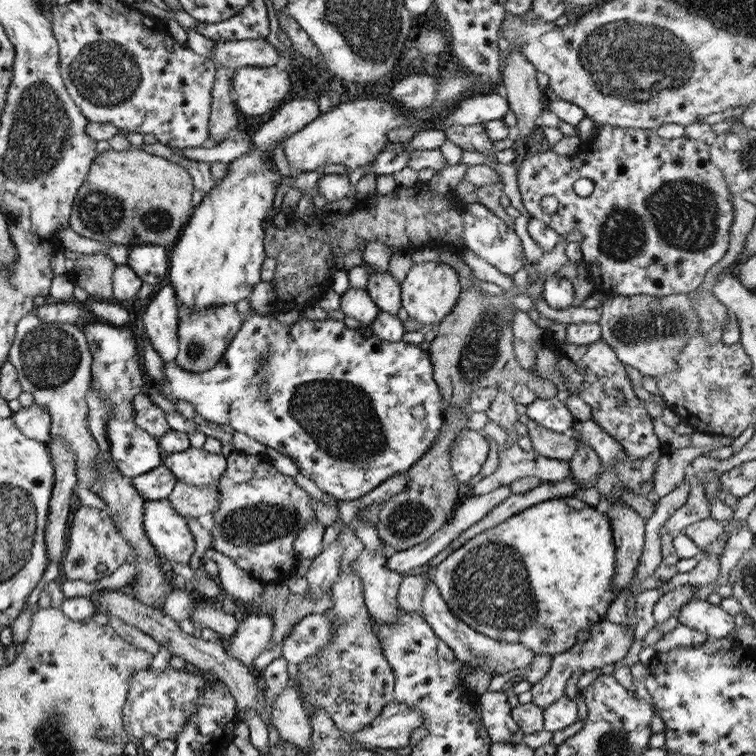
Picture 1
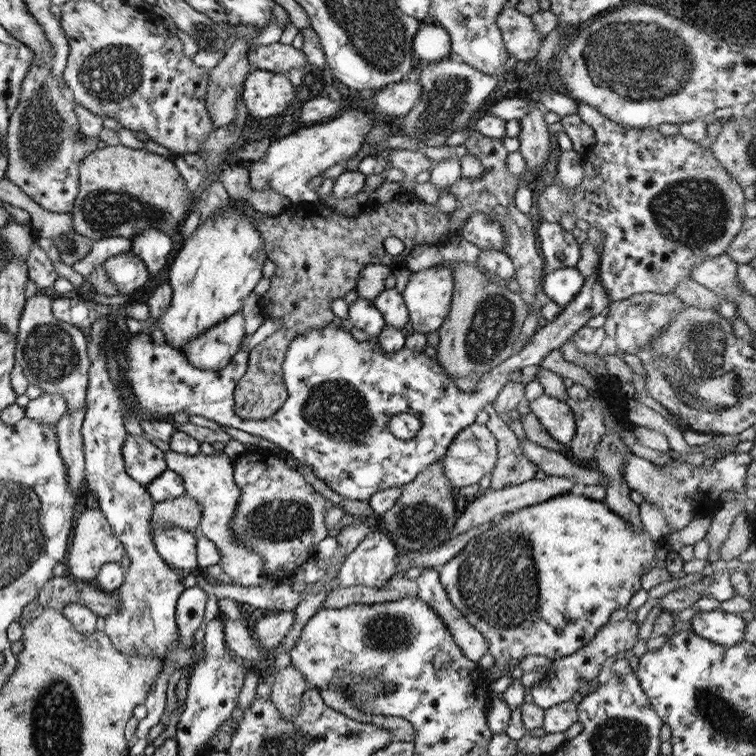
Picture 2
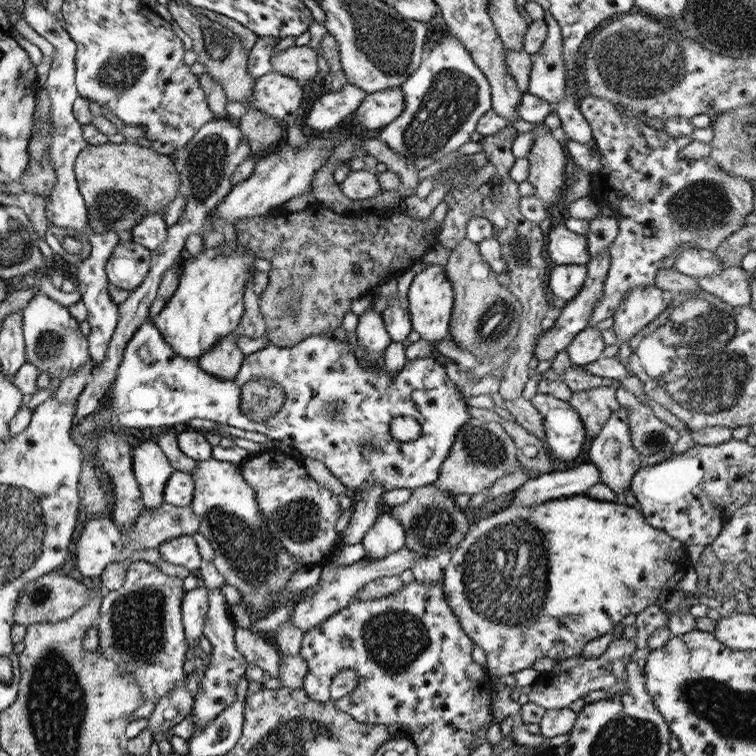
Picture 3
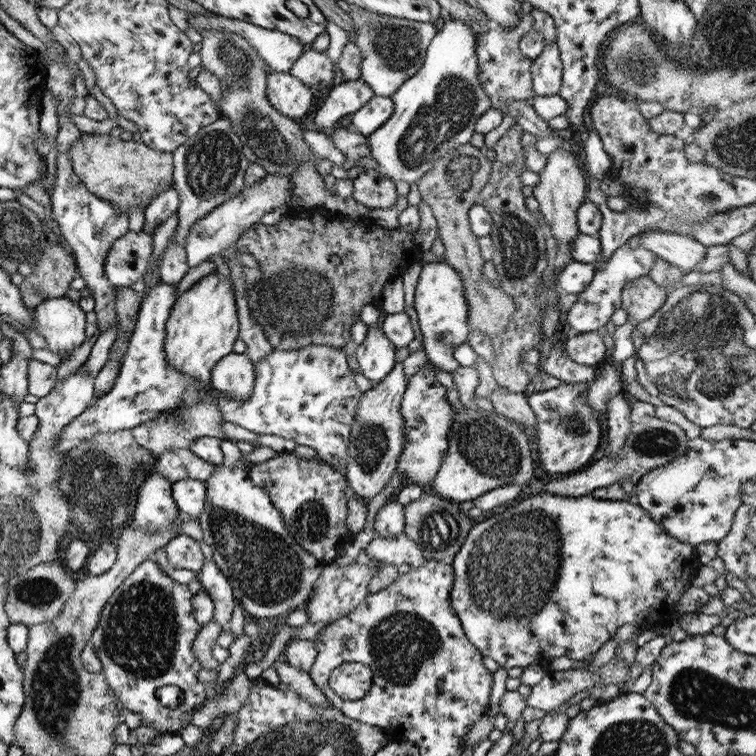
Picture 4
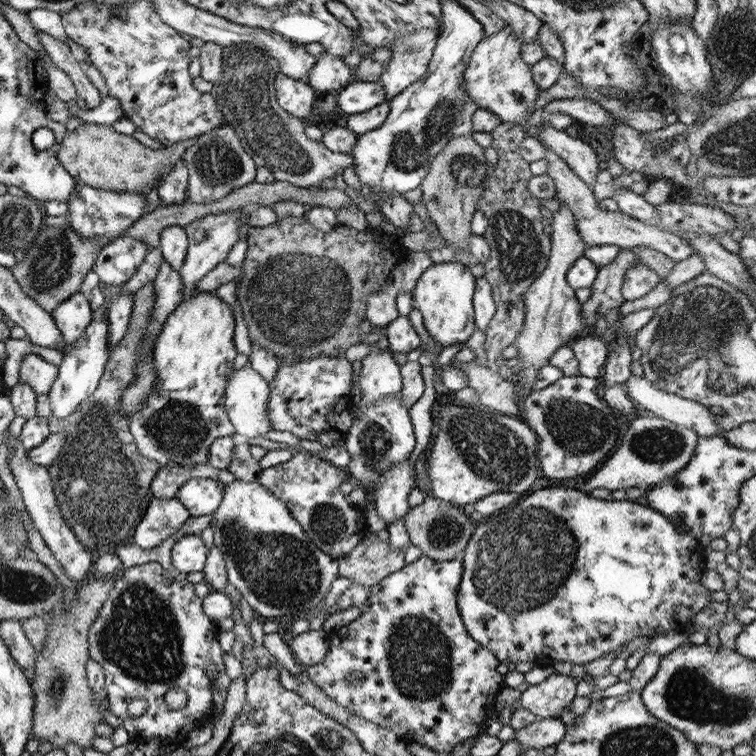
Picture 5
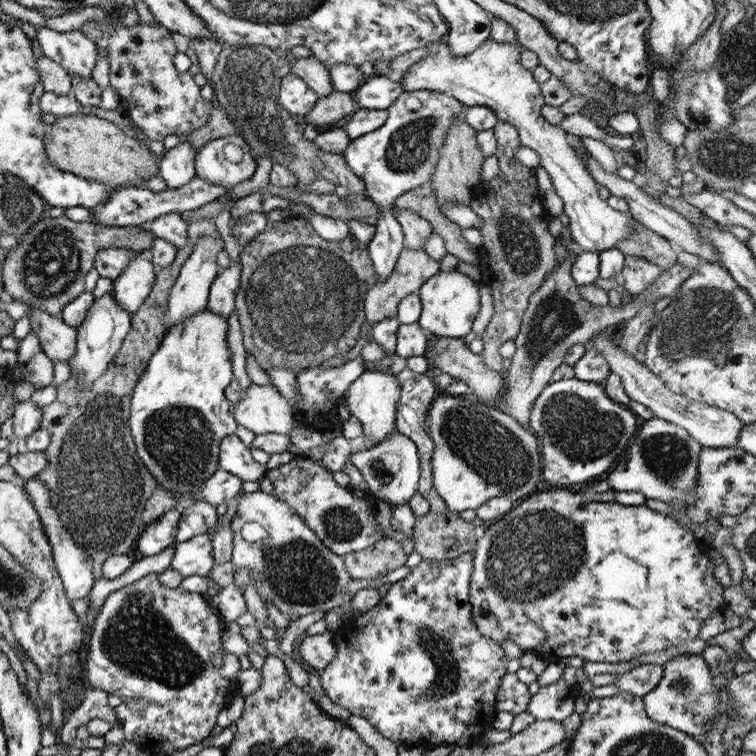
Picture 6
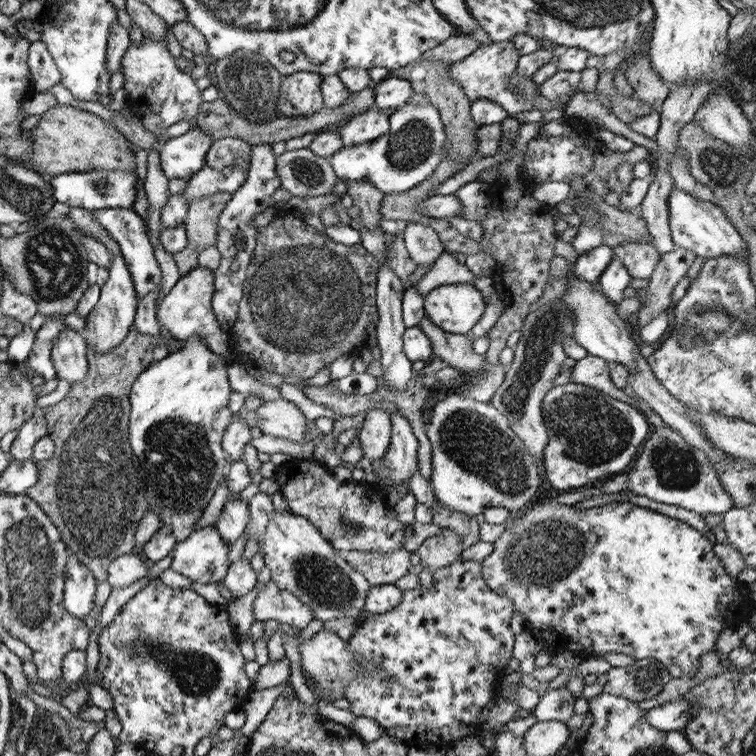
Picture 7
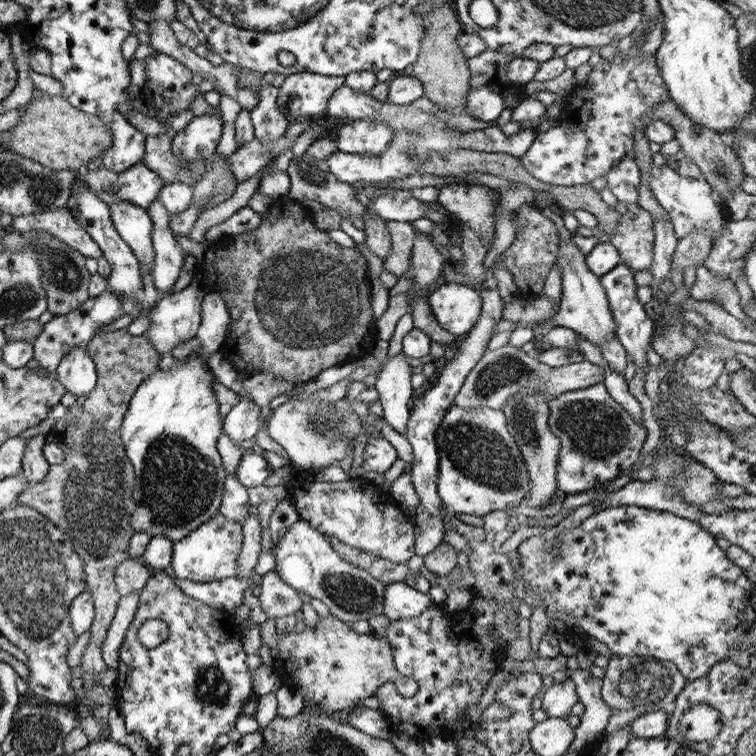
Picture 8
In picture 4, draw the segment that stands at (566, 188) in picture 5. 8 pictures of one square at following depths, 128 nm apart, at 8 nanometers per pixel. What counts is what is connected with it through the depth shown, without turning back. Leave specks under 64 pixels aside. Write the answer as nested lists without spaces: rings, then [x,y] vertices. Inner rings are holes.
[[[644,233],[639,236],[639,246],[654,252],[657,257],[688,273],[704,257],[706,247],[685,234]]]

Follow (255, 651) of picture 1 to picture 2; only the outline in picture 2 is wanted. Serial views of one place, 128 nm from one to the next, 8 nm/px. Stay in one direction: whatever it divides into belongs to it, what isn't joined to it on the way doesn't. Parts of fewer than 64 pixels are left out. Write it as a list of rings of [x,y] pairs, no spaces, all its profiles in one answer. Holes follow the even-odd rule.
[[[280,611],[276,615],[259,616],[253,625],[252,634],[263,648],[274,649],[287,634],[293,622],[293,611]]]

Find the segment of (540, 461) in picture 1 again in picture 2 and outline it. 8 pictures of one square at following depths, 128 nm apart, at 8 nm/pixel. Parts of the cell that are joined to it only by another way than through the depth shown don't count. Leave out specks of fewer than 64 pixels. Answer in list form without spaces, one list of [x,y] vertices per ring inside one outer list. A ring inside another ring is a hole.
[[[488,407],[488,415],[487,430],[495,437],[497,443],[497,462],[491,471],[491,483],[488,489],[498,490],[534,479],[538,469],[523,456],[517,438],[507,423],[492,407]]]

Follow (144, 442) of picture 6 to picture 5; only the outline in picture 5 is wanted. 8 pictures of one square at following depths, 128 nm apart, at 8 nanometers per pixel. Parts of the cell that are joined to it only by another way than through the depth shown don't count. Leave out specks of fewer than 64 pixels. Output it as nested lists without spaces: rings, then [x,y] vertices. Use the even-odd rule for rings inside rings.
[[[199,292],[194,297],[181,301],[163,321],[159,336],[153,348],[153,366],[158,384],[144,398],[141,410],[129,414],[128,432],[139,454],[149,459],[158,468],[181,466],[193,468],[207,464],[209,446],[217,438],[236,434],[223,408],[223,391],[226,378],[232,370],[236,351],[233,347],[234,320],[232,310],[215,293]]]

